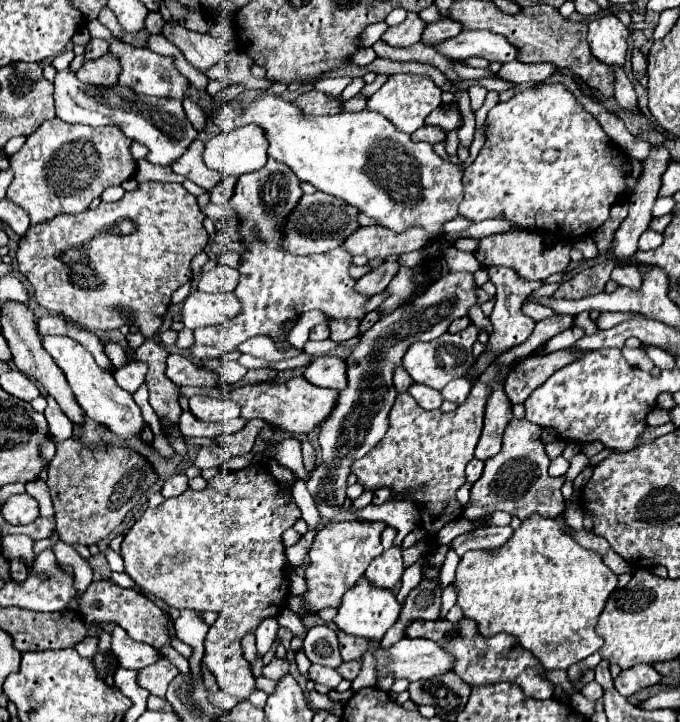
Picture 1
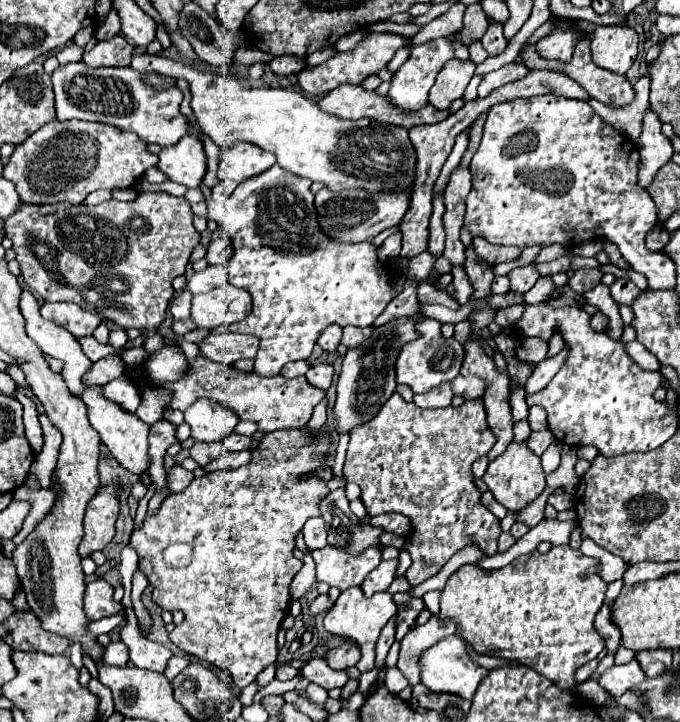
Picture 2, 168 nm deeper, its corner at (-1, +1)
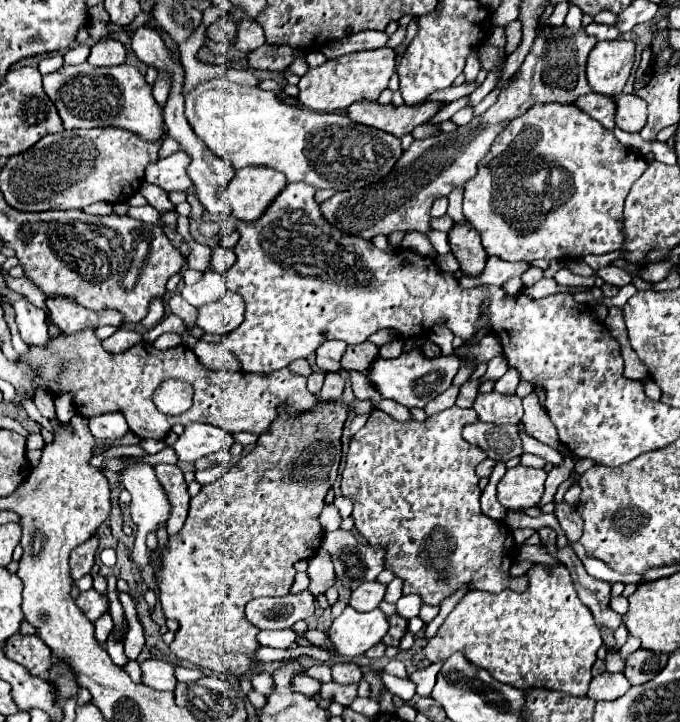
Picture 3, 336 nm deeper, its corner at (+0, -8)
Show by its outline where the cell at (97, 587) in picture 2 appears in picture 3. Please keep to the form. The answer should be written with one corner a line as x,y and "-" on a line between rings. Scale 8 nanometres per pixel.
92,588
92,590
80,592
80,596
76,598
76,606
86,614
90,622
96,622
102,614
108,612
108,598

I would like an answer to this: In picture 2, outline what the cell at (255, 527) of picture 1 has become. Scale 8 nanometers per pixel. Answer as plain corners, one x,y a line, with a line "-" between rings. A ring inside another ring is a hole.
307,429
267,433
251,451
251,461
247,465
193,479
193,483
179,495
165,497
157,515
147,517
131,535
131,545
139,555
139,567
153,587
153,601
161,609
185,613
185,621
169,633
169,639
181,651
227,669
239,689
253,683
257,675
277,659
275,639
281,621
289,613
289,583
301,569
301,561
293,557
295,537
309,517
321,515
319,503
329,495
329,487
319,477
309,477
305,481
301,481
301,477
325,465
329,445
331,437
325,429
317,435
-
171,543
191,545
193,559
187,567
173,569
165,565
163,549

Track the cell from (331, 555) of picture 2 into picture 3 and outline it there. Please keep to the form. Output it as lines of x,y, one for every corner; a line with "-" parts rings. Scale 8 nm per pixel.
318,550
312,558
308,558
308,576
310,576
310,586
308,590
318,596
322,592
326,592
328,588
332,588
336,584
336,574
334,574
334,566
328,560
328,552
326,550

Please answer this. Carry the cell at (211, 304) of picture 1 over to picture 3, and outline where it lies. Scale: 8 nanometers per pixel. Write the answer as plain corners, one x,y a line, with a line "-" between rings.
226,292
220,300
200,306
196,324
204,332
212,332
218,336
226,336
236,330
244,320
244,300
238,294

